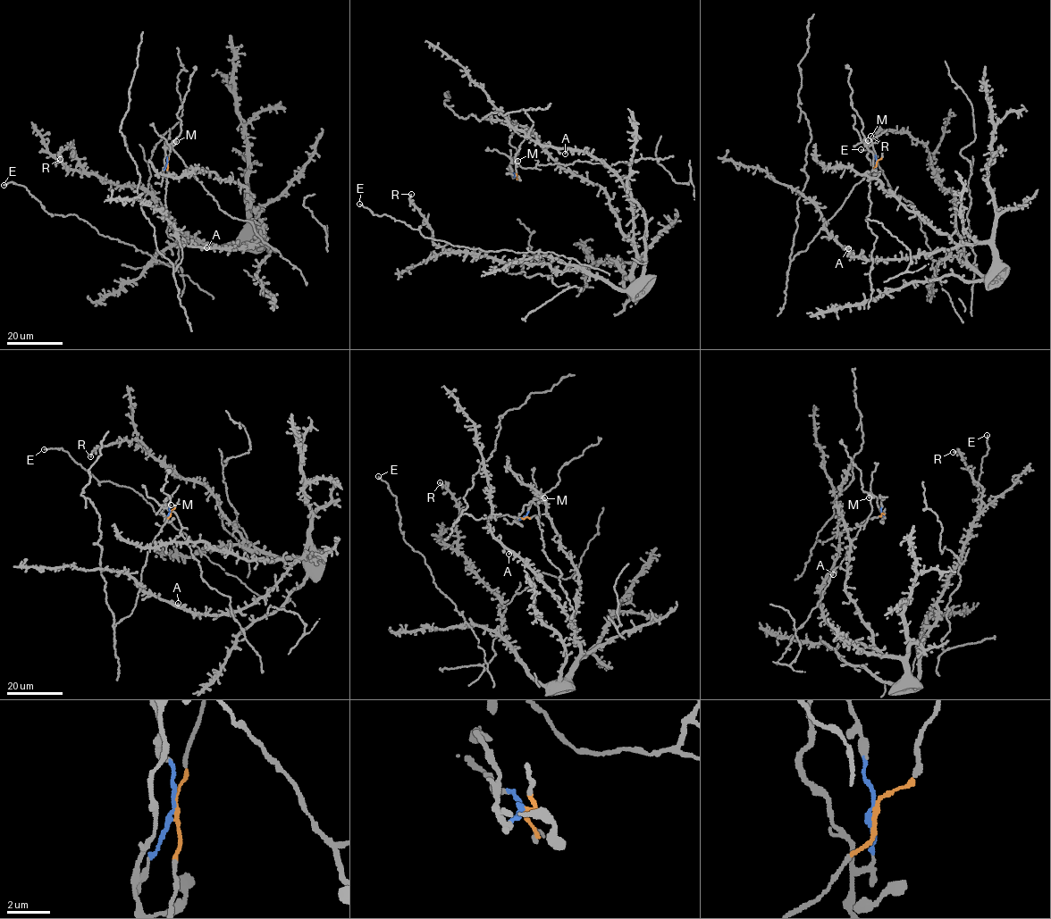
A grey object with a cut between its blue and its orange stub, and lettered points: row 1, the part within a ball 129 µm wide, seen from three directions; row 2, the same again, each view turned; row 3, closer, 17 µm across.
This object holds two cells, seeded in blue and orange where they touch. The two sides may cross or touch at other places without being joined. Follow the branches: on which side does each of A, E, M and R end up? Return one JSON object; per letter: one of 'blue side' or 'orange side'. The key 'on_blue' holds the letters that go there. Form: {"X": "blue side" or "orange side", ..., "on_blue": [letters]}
{"A": "orange side", "E": "orange side", "M": "blue side", "R": "orange side", "on_blue": ["M"]}

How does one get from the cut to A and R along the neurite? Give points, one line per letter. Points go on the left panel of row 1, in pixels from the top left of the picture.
A: (167, 163), (164, 199), (169, 224), (180, 241), (207, 247)
R: (167, 163), (180, 241), (258, 240), (256, 208), (215, 246), (71, 146), (60, 159)

